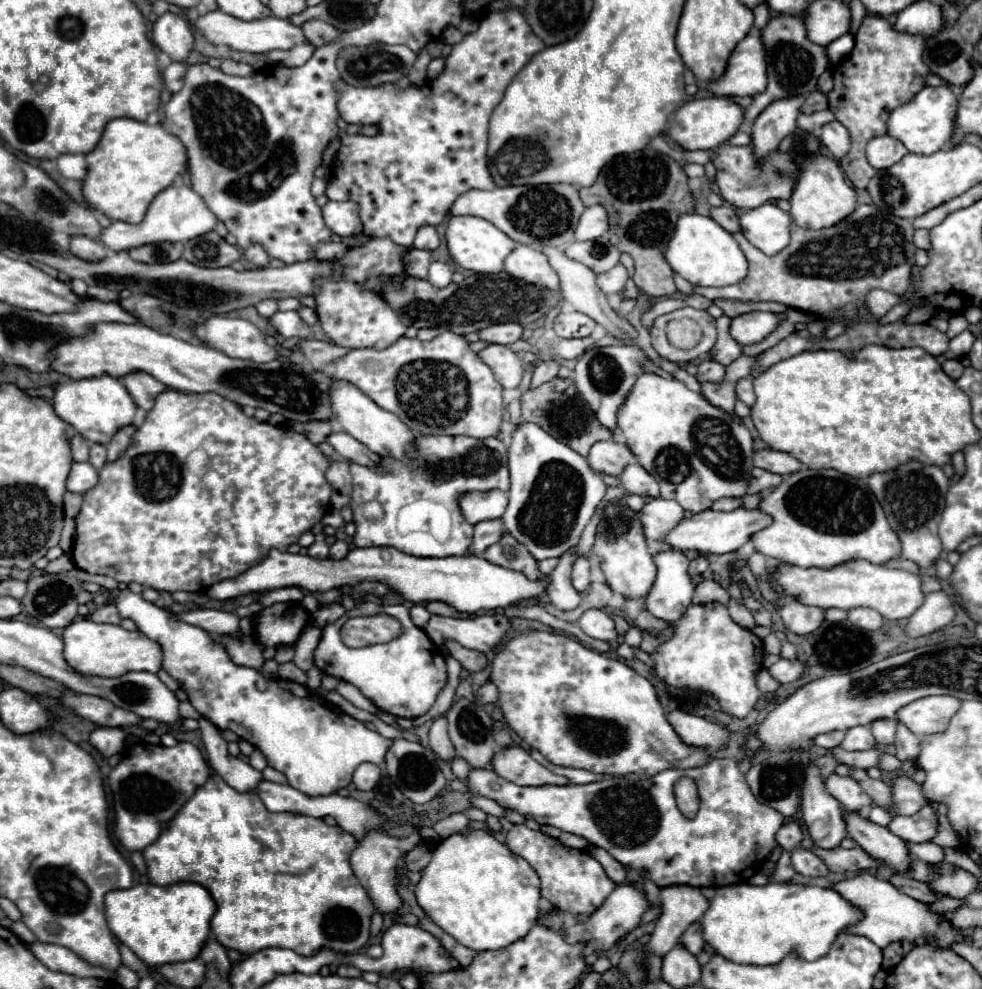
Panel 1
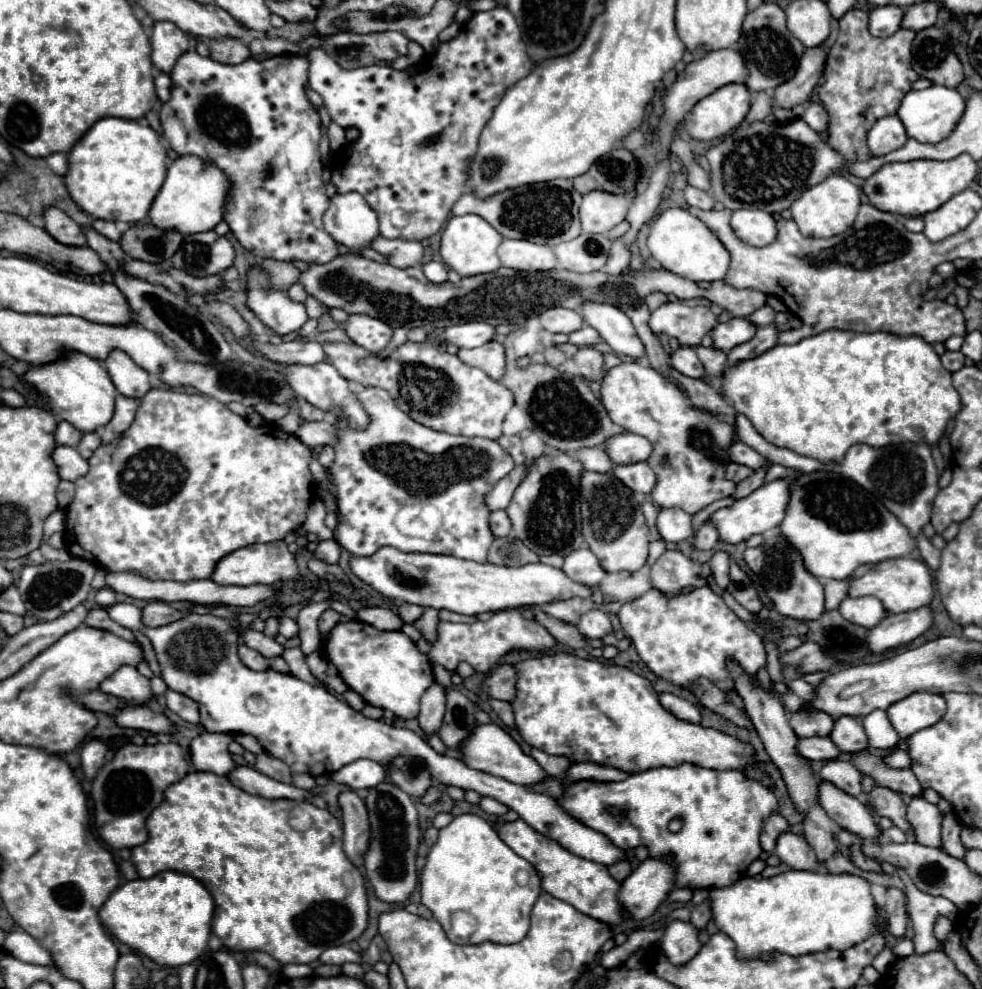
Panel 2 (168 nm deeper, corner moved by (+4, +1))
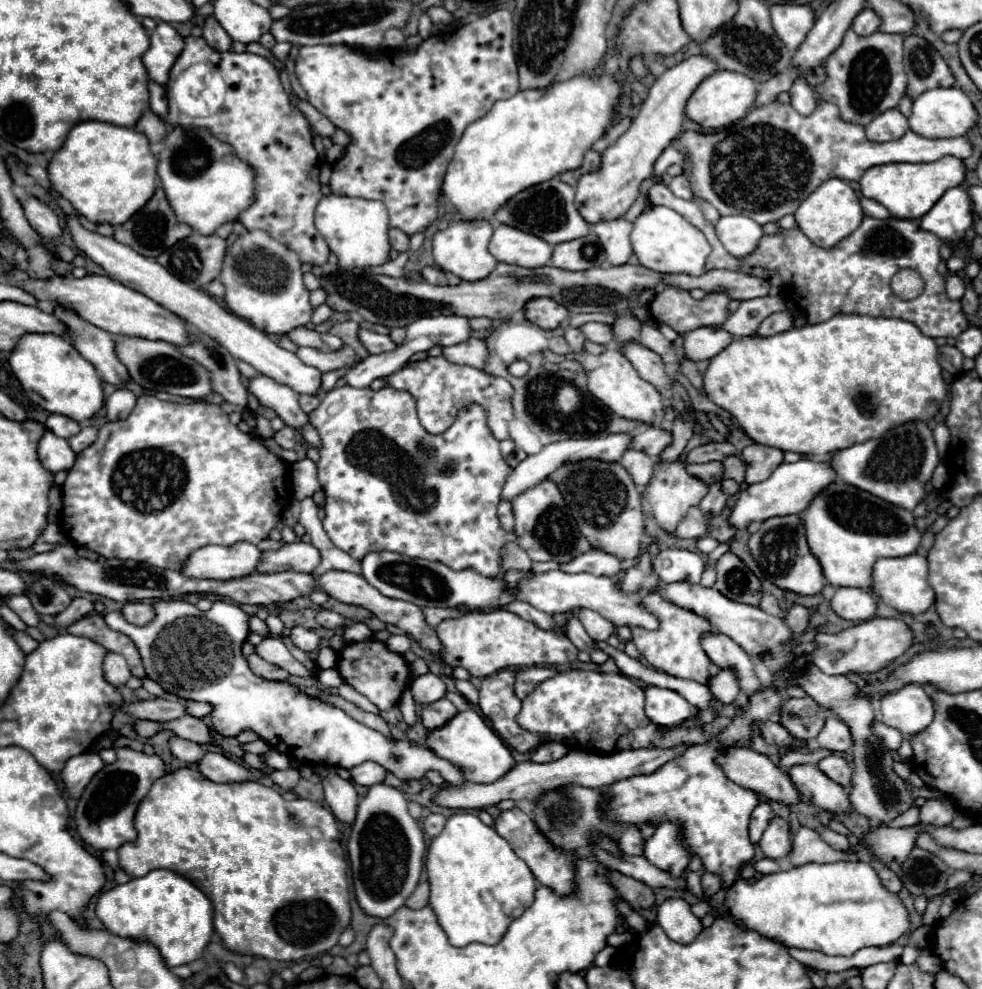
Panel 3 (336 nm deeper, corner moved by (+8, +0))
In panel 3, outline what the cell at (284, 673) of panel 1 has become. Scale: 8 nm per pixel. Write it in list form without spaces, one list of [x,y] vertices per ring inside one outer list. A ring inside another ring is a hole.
[[[252,653],[252,655],[248,657],[248,665],[250,665],[252,673],[258,675],[258,677],[262,677],[262,679],[268,679],[268,681],[286,681],[286,679],[288,679],[288,673],[286,673],[284,669],[280,669],[280,667],[276,667],[276,665],[268,663],[268,661],[264,661],[264,659],[262,659],[260,655],[256,655],[256,653]]]

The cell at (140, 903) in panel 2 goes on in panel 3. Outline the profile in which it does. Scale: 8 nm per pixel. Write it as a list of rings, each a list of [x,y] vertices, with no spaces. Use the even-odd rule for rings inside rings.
[[[168,869],[150,871],[144,877],[100,893],[96,915],[114,935],[154,943],[168,967],[186,965],[200,959],[210,935],[214,933],[210,899],[188,879]]]

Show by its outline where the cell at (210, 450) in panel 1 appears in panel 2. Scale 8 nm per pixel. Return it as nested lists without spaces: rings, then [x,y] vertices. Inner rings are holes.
[[[152,388],[140,400],[136,418],[134,418],[132,426],[116,442],[112,456],[106,456],[104,452],[106,450],[92,456],[88,460],[90,462],[88,474],[74,482],[76,496],[66,512],[66,536],[68,536],[68,550],[72,556],[92,560],[94,566],[106,568],[110,572],[112,570],[116,570],[116,572],[132,570],[132,574],[144,574],[144,578],[164,578],[164,580],[176,580],[176,582],[192,582],[192,580],[200,580],[200,578],[210,578],[216,564],[224,556],[228,556],[244,546],[256,544],[256,542],[284,540],[290,532],[294,532],[298,526],[304,524],[306,512],[314,498],[316,484],[314,484],[314,476],[310,472],[312,450],[308,446],[304,446],[296,436],[286,434],[284,430],[280,430],[274,424],[262,424],[258,428],[252,428],[246,422],[246,418],[230,412],[226,404],[222,404],[210,396],[204,396],[204,394],[184,394],[184,392],[176,392],[176,390]]]

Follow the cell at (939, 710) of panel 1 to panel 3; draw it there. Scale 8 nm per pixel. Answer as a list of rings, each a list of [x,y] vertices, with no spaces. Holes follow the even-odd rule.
[[[910,683],[900,687],[900,691],[890,691],[888,695],[882,695],[880,721],[902,731],[906,737],[926,729],[932,723],[932,717],[932,699],[918,683]]]

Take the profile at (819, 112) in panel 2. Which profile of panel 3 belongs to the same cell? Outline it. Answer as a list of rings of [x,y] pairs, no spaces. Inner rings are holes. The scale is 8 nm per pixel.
[[[800,77],[790,87],[790,103],[802,115],[810,115],[816,107],[816,95],[814,95],[812,87]]]

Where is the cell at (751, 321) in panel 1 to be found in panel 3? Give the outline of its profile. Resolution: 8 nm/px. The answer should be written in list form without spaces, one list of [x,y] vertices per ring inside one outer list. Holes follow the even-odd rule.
[[[700,327],[684,333],[682,353],[690,361],[706,361],[716,357],[730,341],[732,335],[718,327]]]

